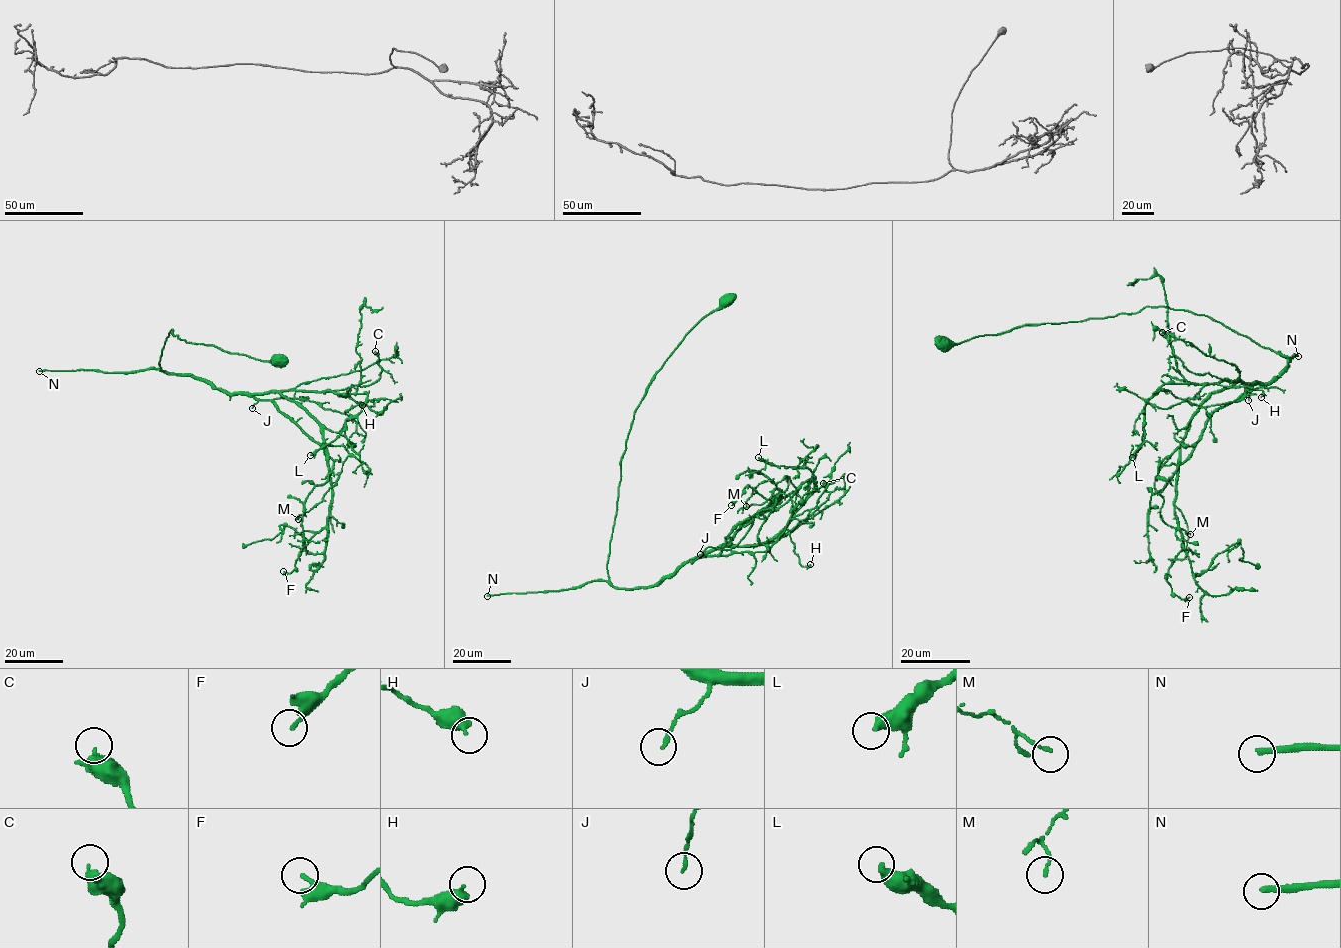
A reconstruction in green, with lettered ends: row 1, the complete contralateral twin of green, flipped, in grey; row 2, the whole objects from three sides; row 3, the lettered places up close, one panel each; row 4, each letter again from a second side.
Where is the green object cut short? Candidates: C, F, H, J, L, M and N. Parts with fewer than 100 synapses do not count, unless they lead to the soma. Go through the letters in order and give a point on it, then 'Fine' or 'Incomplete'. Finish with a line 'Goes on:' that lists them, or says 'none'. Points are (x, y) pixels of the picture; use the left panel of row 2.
C: Place: (375, 351). Fine
F: Place: (283, 571). Fine
H: Place: (362, 405). Fine
J: Place: (252, 408). Fine
L: Place: (310, 455). Fine
M: Place: (298, 519). Fine
N: Place: (39, 371). Incomplete
Goes on: N

